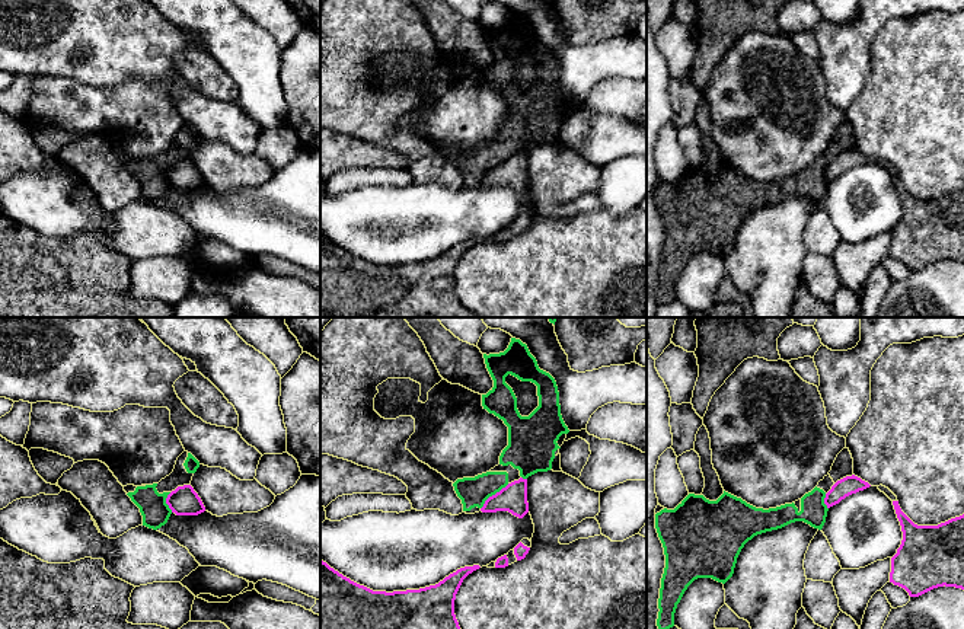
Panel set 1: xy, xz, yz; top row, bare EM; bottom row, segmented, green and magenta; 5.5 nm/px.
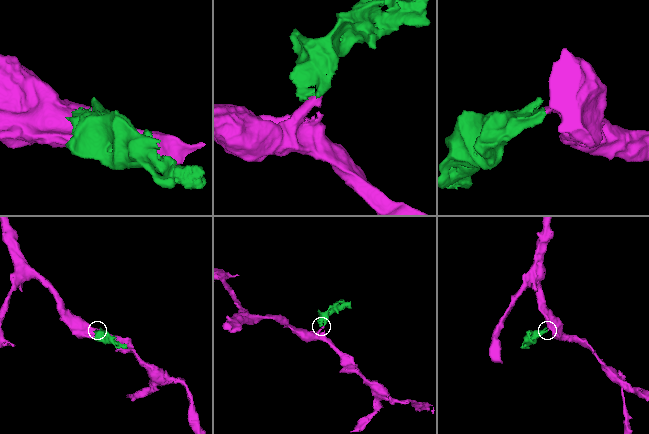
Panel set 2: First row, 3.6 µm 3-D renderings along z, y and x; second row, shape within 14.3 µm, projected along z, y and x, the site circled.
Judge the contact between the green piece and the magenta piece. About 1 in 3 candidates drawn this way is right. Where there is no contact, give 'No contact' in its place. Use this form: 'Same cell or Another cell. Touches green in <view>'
Another cell. Touches green in xz

